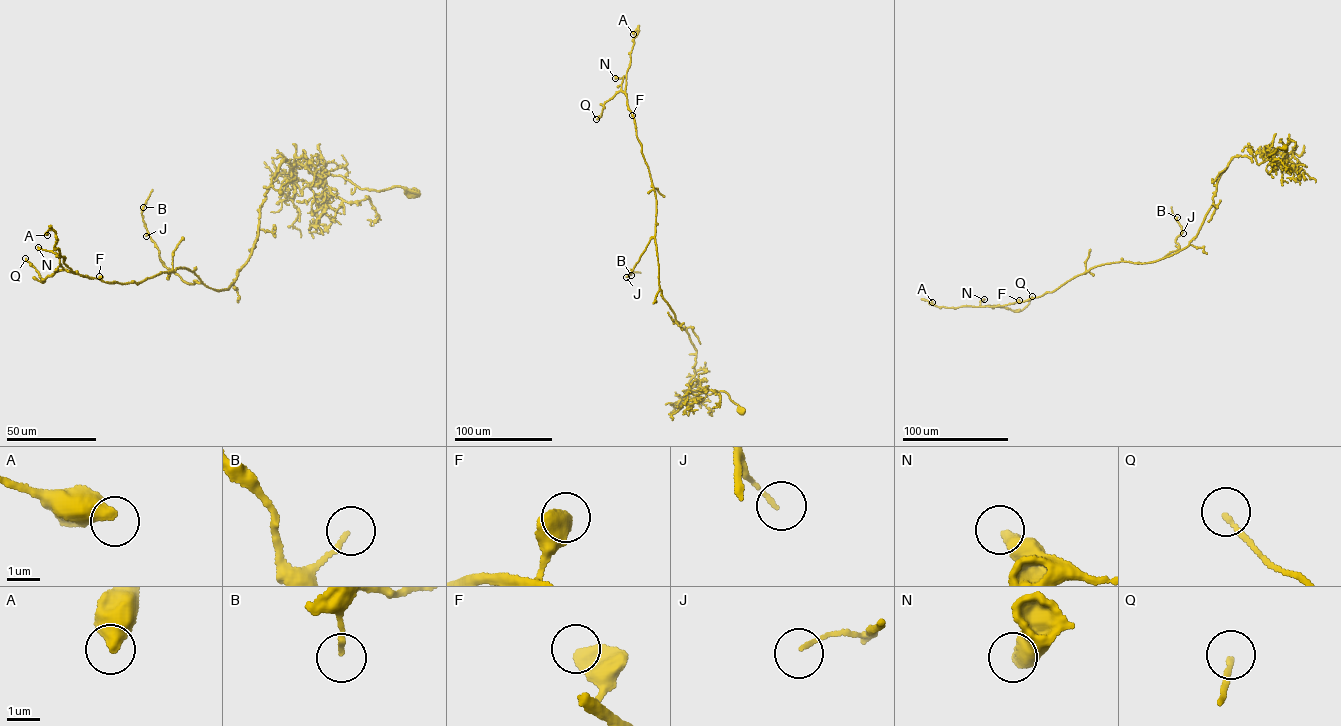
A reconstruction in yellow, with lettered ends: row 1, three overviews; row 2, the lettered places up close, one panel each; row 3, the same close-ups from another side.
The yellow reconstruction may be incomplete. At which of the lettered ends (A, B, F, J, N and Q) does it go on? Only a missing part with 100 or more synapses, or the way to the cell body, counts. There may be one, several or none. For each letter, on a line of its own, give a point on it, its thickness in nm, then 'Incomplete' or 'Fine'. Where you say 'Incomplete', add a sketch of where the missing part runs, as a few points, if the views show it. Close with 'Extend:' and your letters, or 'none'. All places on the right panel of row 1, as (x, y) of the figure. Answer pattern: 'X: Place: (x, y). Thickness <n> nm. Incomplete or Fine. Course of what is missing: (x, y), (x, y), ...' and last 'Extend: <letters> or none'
A: Place: (932, 302). Thickness 500 nm. Fine
B: Place: (1177, 217). Thickness 140 nm. Fine
F: Place: (1019, 300). Thickness 600 nm. Fine
J: Place: (1183, 233). Thickness 110 nm. Fine
N: Place: (984, 299). Thickness 500 nm. Fine
Q: Place: (1032, 296). Thickness 150 nm. Fine
Extend: none

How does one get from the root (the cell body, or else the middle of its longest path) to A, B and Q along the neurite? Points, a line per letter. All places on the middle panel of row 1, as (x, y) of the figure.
A: (742, 412), (725, 392), (689, 390), (696, 350), (660, 289), (656, 197), (625, 93), (638, 28), (633, 34)
B: (742, 412), (725, 392), (708, 394), (689, 390), (696, 351), (662, 297), (654, 237), (628, 276), (631, 275)
Q: (742, 412), (725, 392), (689, 390), (696, 351), (660, 289), (656, 197), (626, 94), (605, 102), (596, 119)

